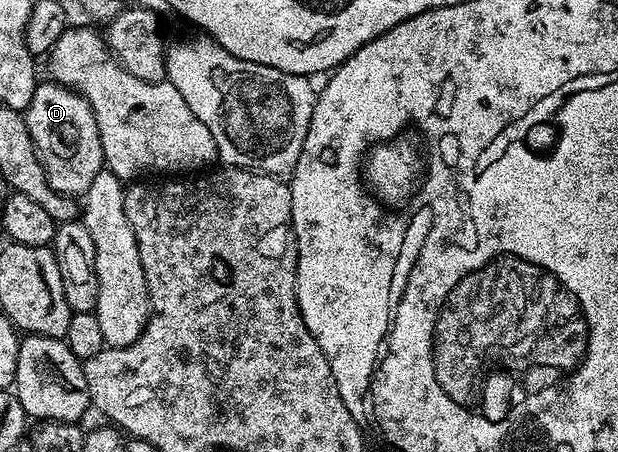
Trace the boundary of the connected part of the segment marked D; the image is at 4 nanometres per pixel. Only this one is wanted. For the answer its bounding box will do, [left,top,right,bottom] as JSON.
[23,81,105,197]

